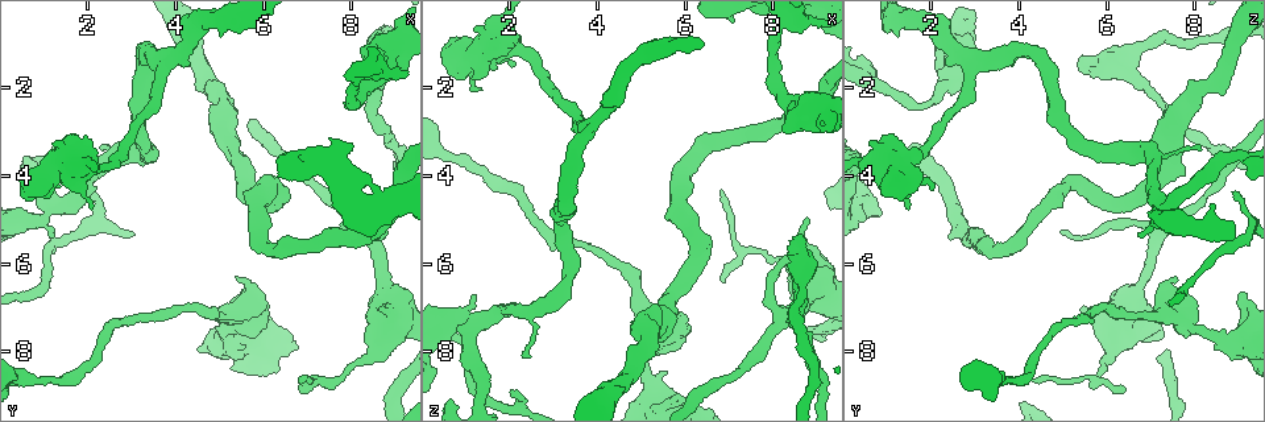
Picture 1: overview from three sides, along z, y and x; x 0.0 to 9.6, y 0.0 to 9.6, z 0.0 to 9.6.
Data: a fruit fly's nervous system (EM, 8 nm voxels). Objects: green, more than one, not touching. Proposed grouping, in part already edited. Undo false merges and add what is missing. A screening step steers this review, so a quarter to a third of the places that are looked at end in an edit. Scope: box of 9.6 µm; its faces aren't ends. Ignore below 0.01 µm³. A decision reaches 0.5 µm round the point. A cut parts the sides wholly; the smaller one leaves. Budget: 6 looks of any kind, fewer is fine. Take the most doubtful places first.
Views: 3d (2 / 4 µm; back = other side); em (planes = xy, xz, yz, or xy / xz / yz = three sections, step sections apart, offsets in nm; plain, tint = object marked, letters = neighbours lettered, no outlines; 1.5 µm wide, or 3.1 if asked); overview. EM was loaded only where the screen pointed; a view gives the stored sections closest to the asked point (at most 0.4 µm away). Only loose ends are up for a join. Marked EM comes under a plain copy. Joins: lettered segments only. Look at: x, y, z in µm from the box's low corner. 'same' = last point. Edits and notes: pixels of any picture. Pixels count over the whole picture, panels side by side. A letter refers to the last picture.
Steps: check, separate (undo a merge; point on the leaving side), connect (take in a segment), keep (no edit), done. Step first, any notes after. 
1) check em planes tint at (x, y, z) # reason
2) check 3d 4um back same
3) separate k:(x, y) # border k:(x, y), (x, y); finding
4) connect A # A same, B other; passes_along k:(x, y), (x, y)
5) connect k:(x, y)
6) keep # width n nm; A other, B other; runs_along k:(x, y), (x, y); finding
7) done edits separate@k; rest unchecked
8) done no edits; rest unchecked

check em planes letters at (8.60, 7.90, 6.10) # calibre changes

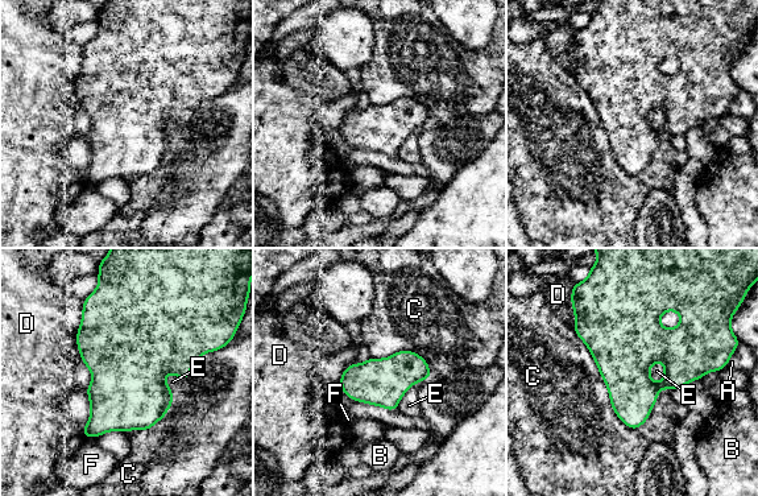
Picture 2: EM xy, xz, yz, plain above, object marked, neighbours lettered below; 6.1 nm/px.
keep # width 280 nm; A other, B other, C other, D other, E other, F other; border 2:(572, 329), (633, 430); all the same neuron

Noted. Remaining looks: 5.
check 3d 4um at (1.20, 5.35, 6.70) # branch stops here

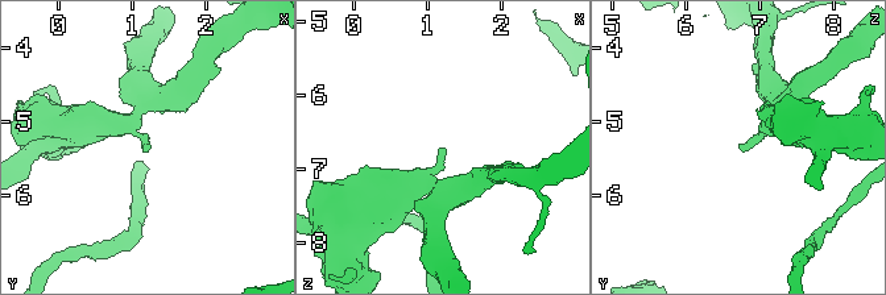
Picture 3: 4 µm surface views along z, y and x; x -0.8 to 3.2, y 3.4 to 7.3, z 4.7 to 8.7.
check em xy step 8 letters at (1.15, 5.35, 6.70) # shape alone is not enough

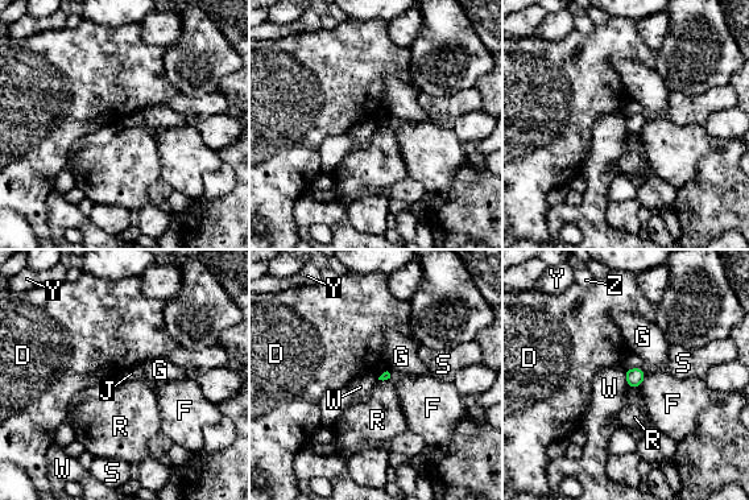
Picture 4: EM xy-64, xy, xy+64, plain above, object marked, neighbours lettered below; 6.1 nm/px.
check em xz step 4 letters same

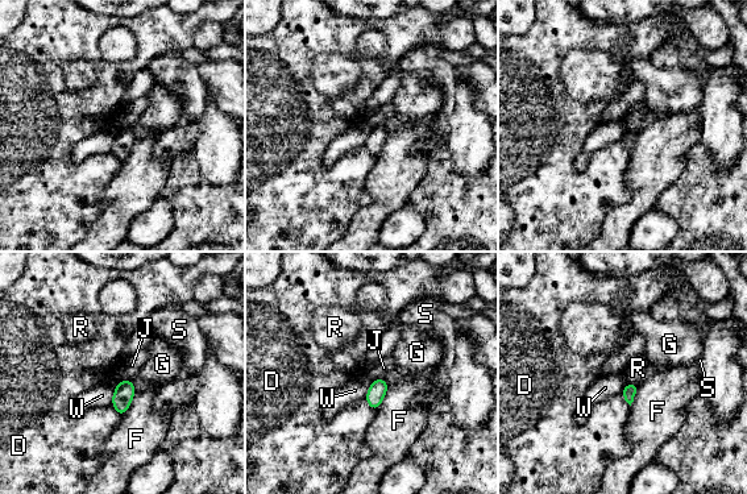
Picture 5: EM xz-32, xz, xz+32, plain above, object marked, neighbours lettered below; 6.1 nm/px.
keep # D other, F other, G other, J other, R other, S other, W other; no lettered segment goes on from it

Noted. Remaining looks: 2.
check 3d 4um at (1.15, 3.40, 1.80) # stops while still wide

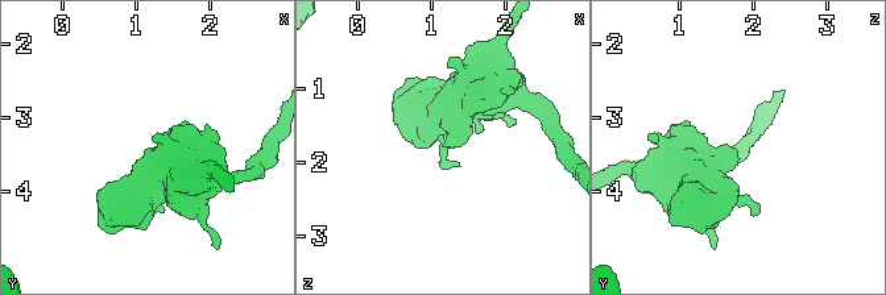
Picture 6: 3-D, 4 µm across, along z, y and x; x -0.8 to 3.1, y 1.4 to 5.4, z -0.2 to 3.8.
check em planes letters at (1.15, 3.45, 1.75)

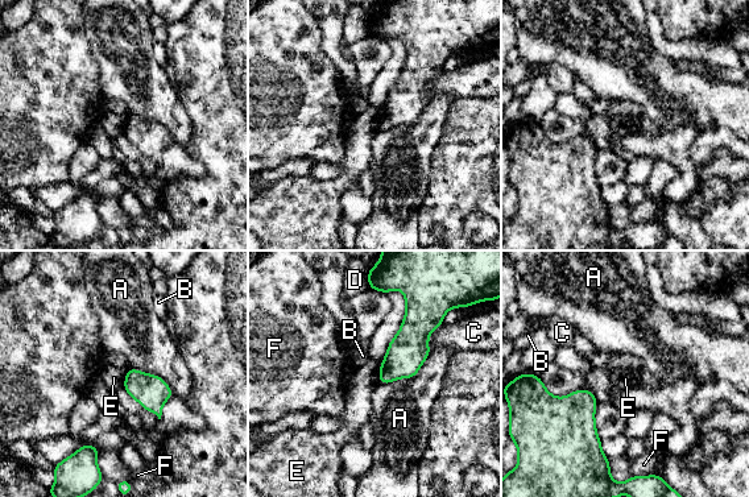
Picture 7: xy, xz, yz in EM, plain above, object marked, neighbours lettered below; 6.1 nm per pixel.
keep # A other, B other, C other, D other, E other, F other; border 7:(381, 363), (377, 382); none of them fits

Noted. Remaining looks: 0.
done no edits; rest unchecked

